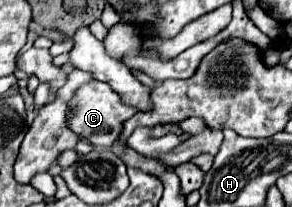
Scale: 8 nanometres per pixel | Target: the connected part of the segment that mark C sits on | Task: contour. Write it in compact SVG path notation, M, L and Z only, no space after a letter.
M91 81L87 85L81 85L75 95L73 101L69 101L69 129L79 135L81 139L87 139L89 143L93 143L93 147L101 147L101 149L109 149L121 135L121 127L123 123L135 113L137 109L123 105L119 101L119 97L111 91L111 87L107 83L101 81Z

